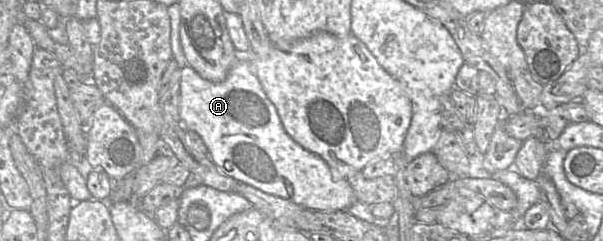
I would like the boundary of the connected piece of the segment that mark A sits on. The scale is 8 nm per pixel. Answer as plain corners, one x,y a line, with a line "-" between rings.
240,57
226,79
213,83
202,78
192,67
181,69
180,119
186,130
196,132
204,141
209,157
218,169
238,181
265,193
294,202
310,211
342,211
356,201
347,179
334,177
329,165
318,155
304,149
286,132
274,104
269,100
250,58

